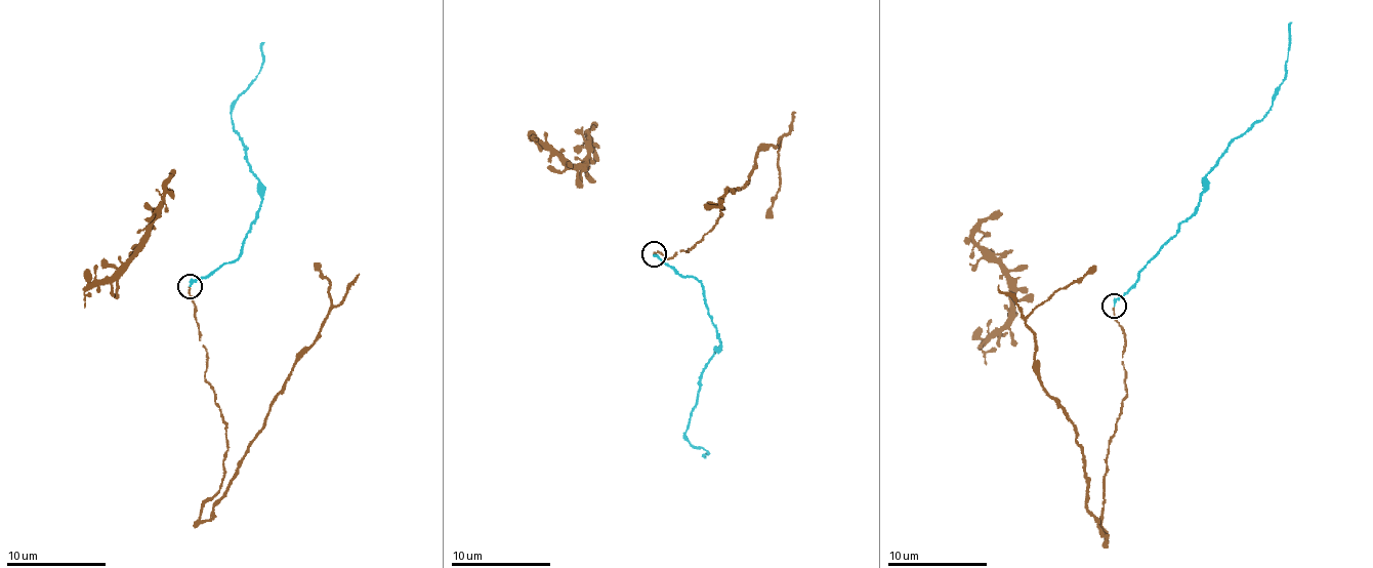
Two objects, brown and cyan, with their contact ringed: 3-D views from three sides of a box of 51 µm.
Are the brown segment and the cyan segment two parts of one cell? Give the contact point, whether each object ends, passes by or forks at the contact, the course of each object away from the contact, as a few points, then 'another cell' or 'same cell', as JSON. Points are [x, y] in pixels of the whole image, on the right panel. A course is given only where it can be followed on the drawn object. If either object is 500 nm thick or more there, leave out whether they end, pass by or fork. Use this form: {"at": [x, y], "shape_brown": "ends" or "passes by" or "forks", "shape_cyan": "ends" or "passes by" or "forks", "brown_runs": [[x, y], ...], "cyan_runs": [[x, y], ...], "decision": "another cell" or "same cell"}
{"at": [1114, 306], "shape_brown": "ends", "shape_cyan": "ends", "brown_runs": [[1114, 308], [1123, 331], [1125, 396], [1096, 520], [1086, 508], [1076, 431], [1041, 382], [1027, 322], [1094, 266]], "cyan_runs": [[1114, 306], [1137, 281], [1141, 269], [1200, 200], [1205, 173], [1273, 105], [1276, 89], [1285, 78], [1292, 23]], "decision": "same cell"}

